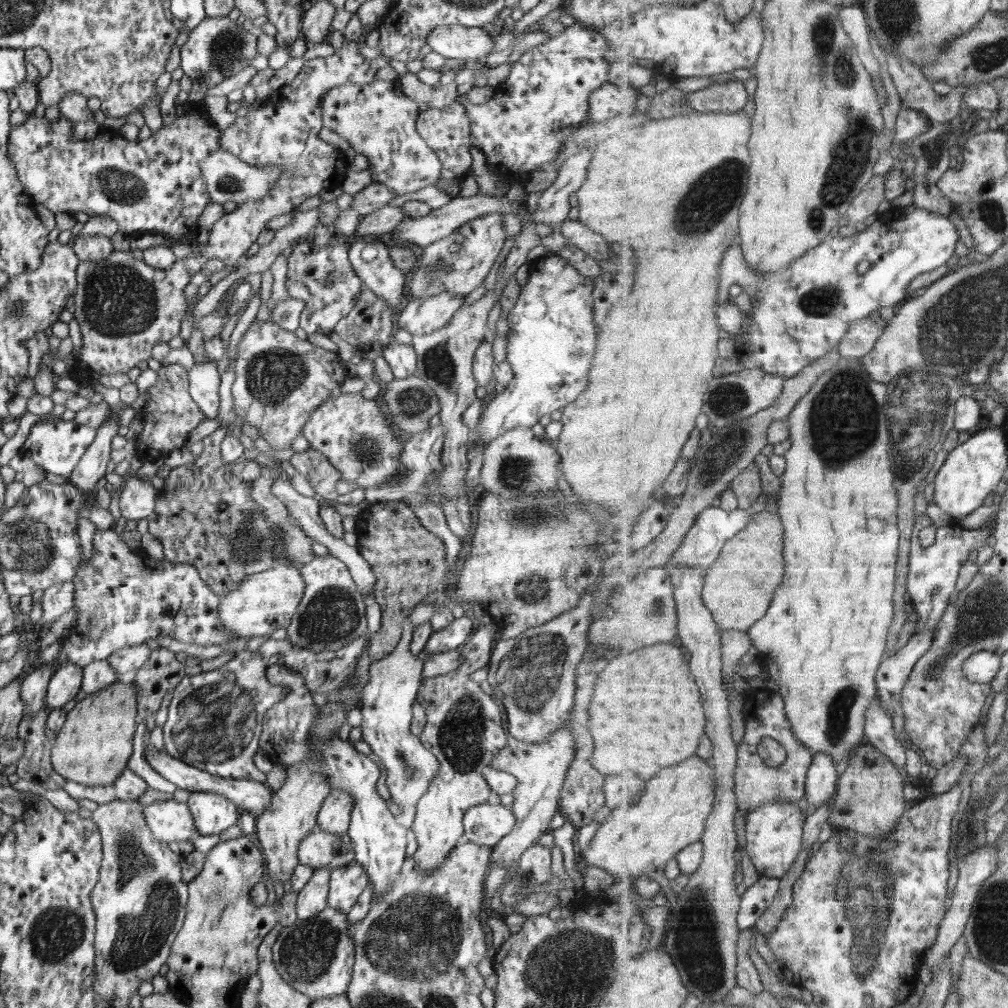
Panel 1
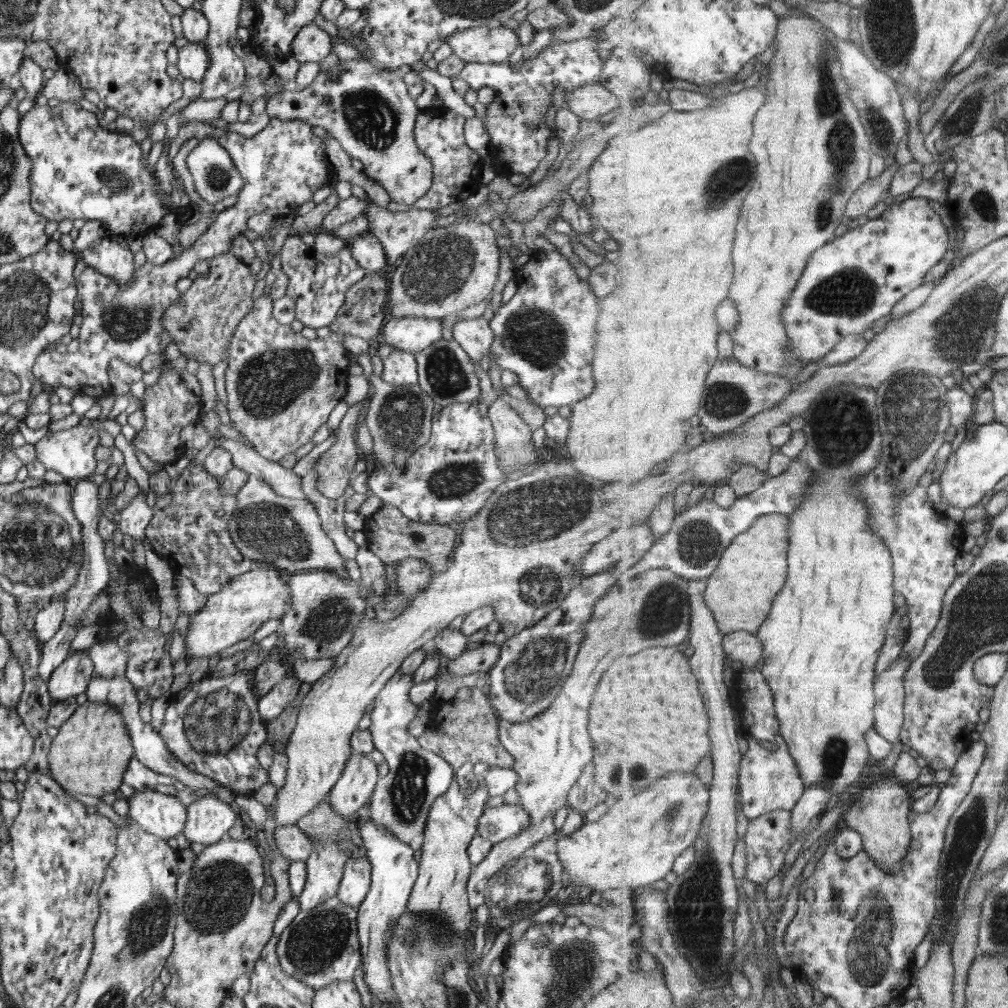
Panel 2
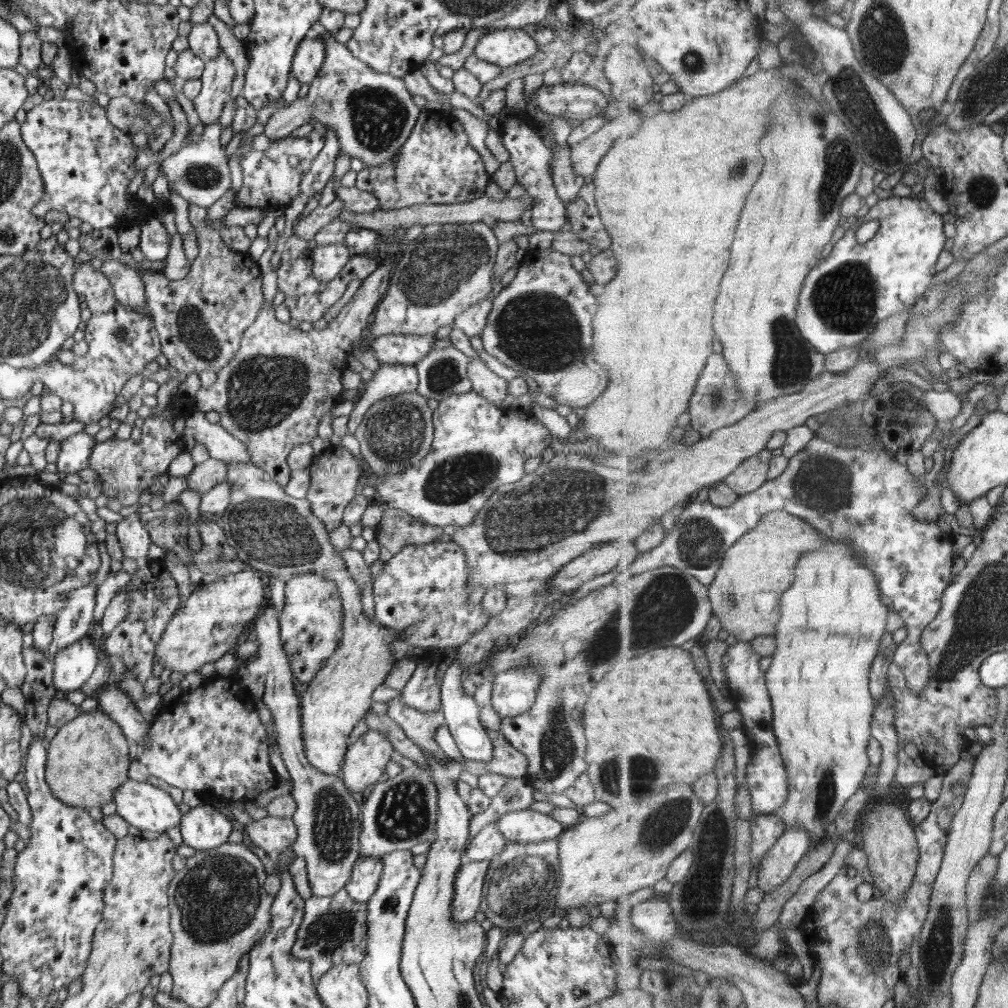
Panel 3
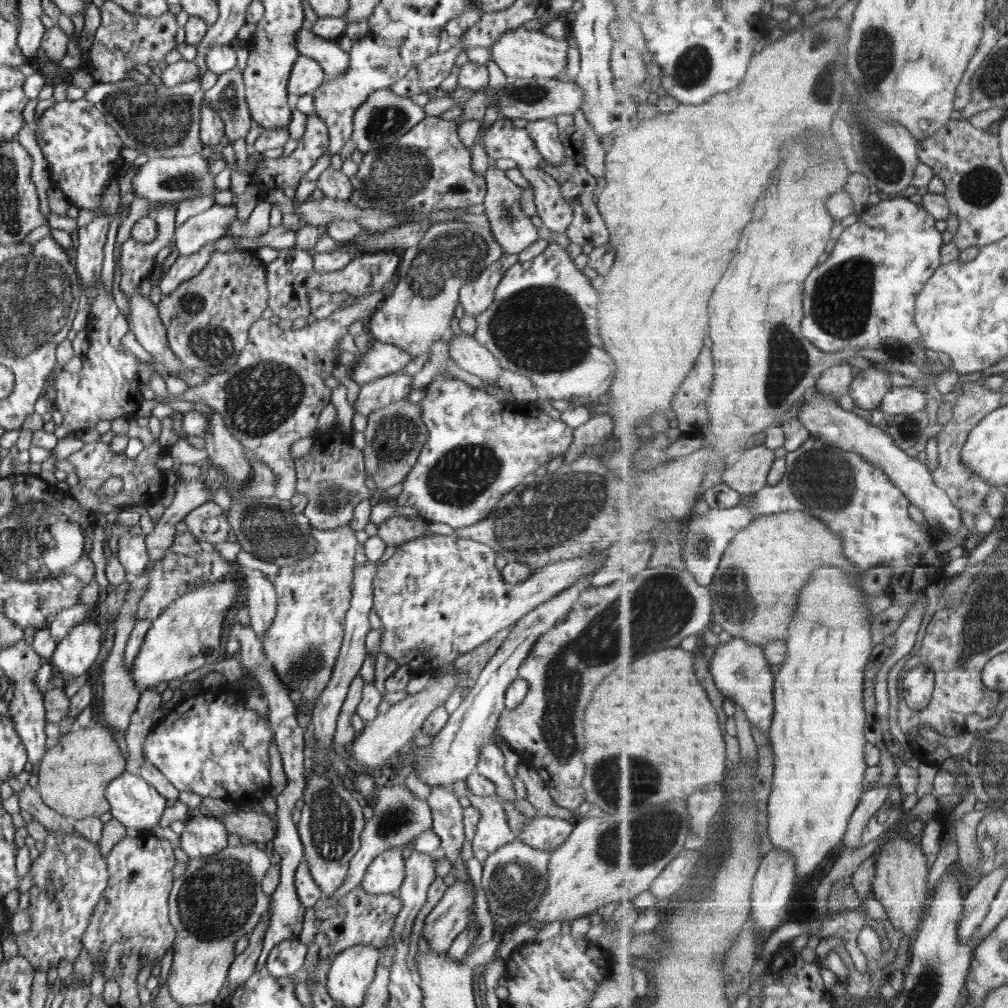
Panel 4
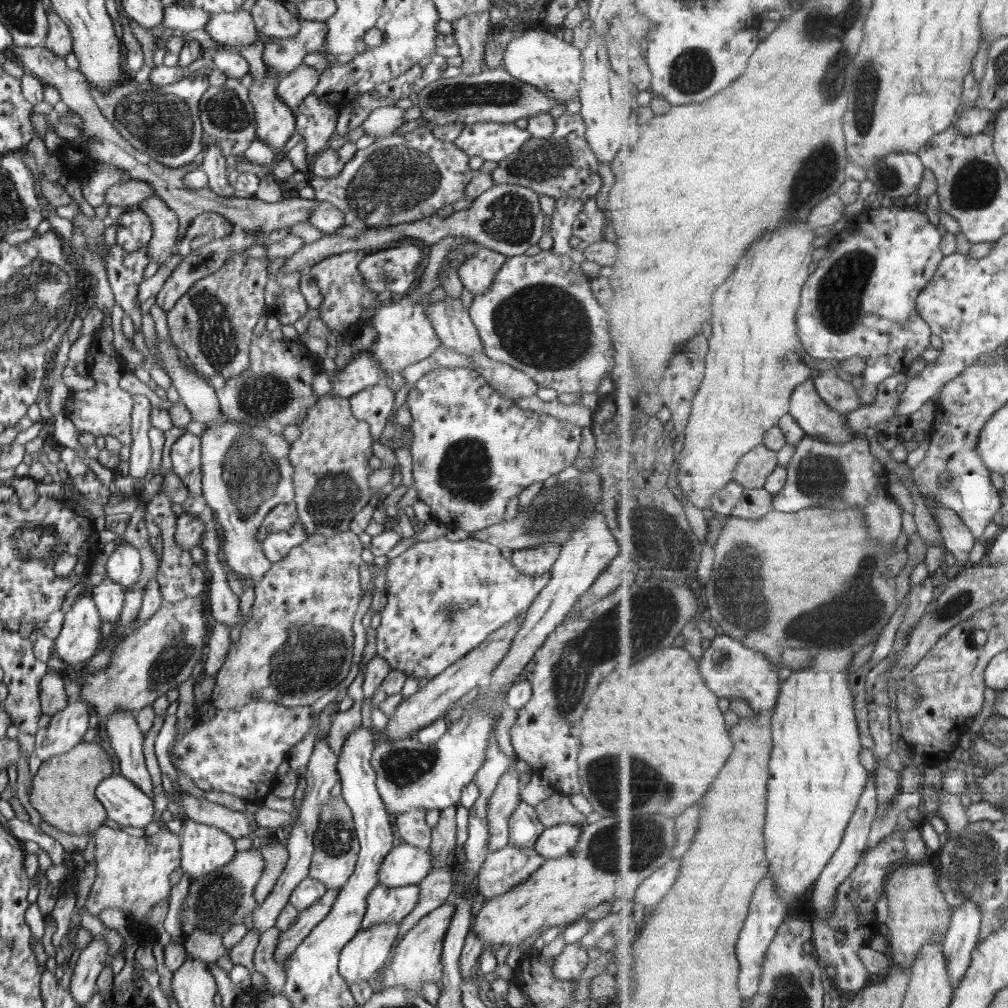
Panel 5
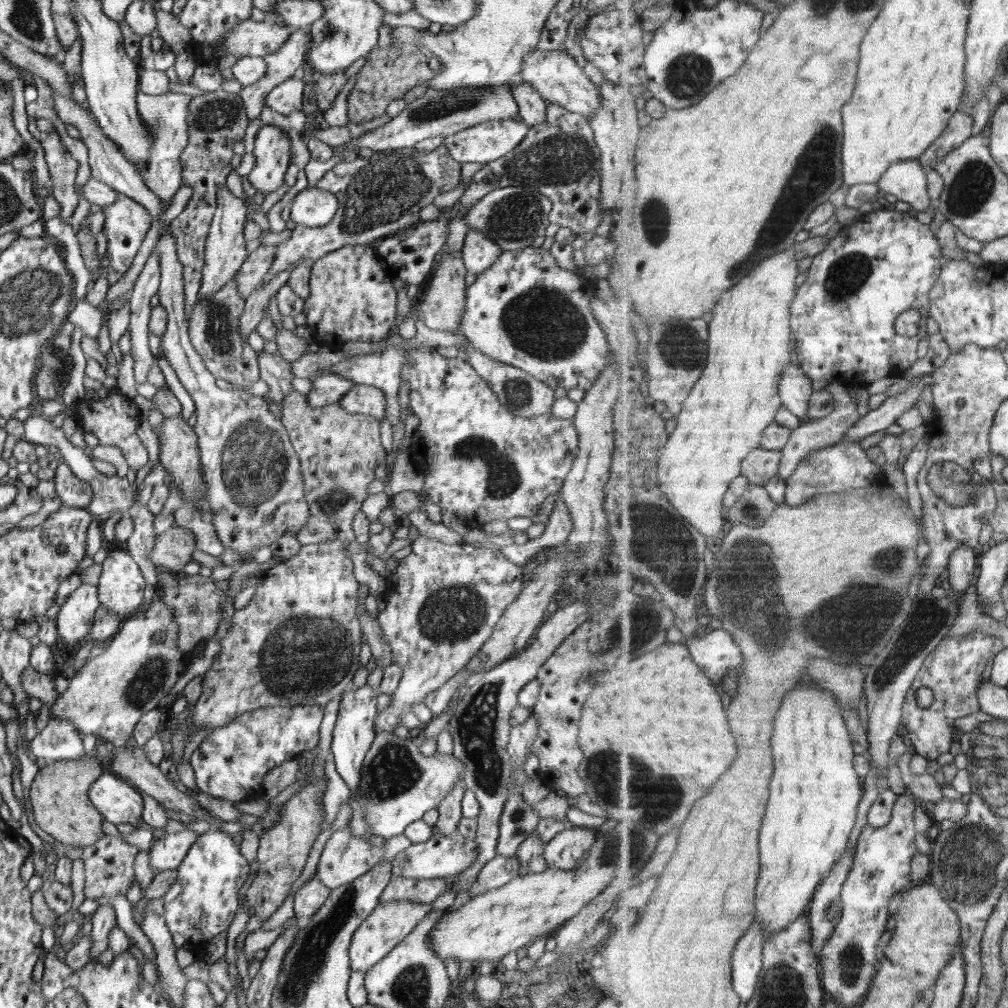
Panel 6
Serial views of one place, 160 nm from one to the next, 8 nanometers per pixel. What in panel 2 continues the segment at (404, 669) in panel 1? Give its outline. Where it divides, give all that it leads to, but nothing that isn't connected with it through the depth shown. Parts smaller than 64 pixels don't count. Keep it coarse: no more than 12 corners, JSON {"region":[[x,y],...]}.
{"region":[[396,671],[369,713],[383,754],[363,815],[423,844],[428,812],[449,790],[448,762],[407,726],[413,673]]}

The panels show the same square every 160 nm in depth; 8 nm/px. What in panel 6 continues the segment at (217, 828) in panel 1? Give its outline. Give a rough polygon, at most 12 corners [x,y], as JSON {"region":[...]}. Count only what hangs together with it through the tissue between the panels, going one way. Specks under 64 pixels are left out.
{"region":[[198,836],[166,890],[176,948],[202,956],[228,929],[249,862],[232,836]]}

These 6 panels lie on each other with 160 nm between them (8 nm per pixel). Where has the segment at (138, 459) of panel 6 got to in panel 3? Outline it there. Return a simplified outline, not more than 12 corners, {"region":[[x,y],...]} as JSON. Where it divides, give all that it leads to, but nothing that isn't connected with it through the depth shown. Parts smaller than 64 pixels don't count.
{"region":[[79,262],[73,288],[92,313],[88,352],[38,367],[45,390],[86,426],[116,407],[162,355],[148,314],[114,299]]}

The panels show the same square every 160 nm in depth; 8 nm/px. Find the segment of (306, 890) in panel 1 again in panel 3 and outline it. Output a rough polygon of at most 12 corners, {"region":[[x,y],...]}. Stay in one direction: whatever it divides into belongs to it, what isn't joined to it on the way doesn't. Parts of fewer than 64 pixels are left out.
{"region":[[270,600],[256,660],[236,680],[270,709],[294,782],[297,838],[313,897],[345,888],[360,806],[306,759],[298,692]]}

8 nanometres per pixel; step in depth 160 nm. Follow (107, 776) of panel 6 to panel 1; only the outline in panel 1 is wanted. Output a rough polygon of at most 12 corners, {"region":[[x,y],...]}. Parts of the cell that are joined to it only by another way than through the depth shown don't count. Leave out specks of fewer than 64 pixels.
{"region":[[186,803],[145,805],[146,826],[161,842],[196,837]]}

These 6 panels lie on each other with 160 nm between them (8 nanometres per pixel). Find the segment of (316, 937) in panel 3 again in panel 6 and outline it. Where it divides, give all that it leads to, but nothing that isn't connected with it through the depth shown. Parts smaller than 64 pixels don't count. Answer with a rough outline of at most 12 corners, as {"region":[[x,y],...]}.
{"region":[[389,880],[380,903],[432,904],[451,880]]}

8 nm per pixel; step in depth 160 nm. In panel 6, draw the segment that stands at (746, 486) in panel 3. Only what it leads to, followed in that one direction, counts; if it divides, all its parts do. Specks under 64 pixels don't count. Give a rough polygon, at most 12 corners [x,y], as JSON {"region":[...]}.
{"region":[[757,448],[744,461],[743,474],[766,485],[780,475],[783,450]]}

